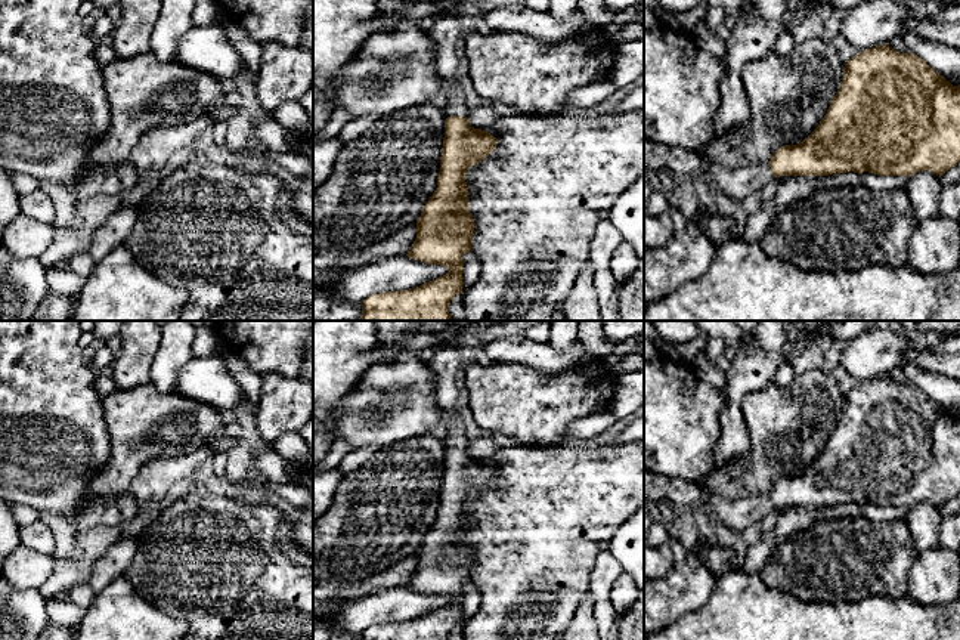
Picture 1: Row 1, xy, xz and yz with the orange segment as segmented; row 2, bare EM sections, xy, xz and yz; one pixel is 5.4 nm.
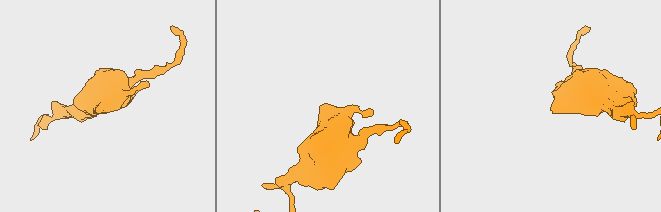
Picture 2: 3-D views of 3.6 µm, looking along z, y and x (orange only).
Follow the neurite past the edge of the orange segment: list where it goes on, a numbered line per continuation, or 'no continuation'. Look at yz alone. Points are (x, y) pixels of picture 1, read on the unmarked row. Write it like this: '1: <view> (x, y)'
1: yz (751, 509)

